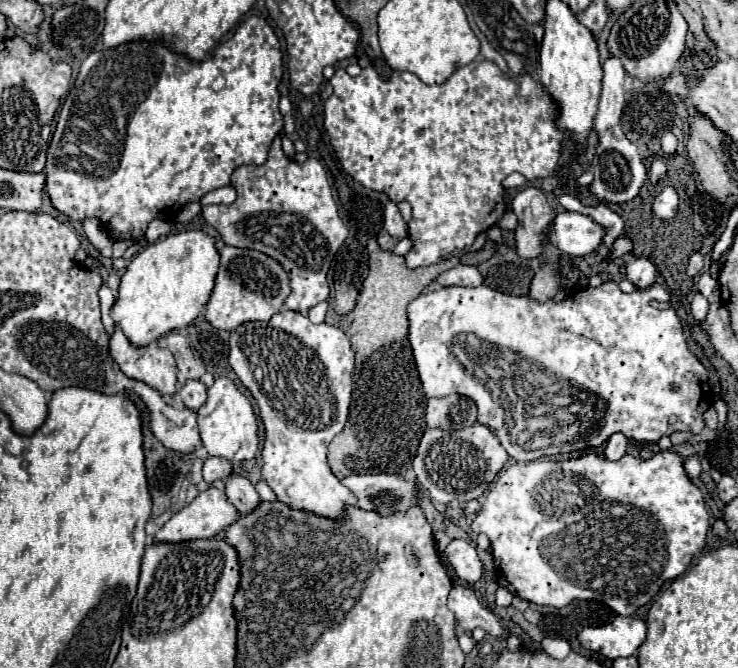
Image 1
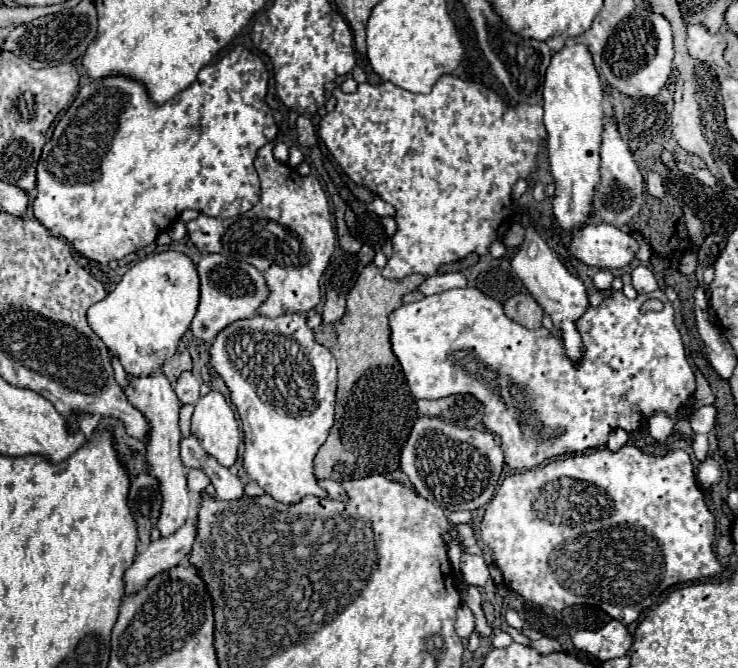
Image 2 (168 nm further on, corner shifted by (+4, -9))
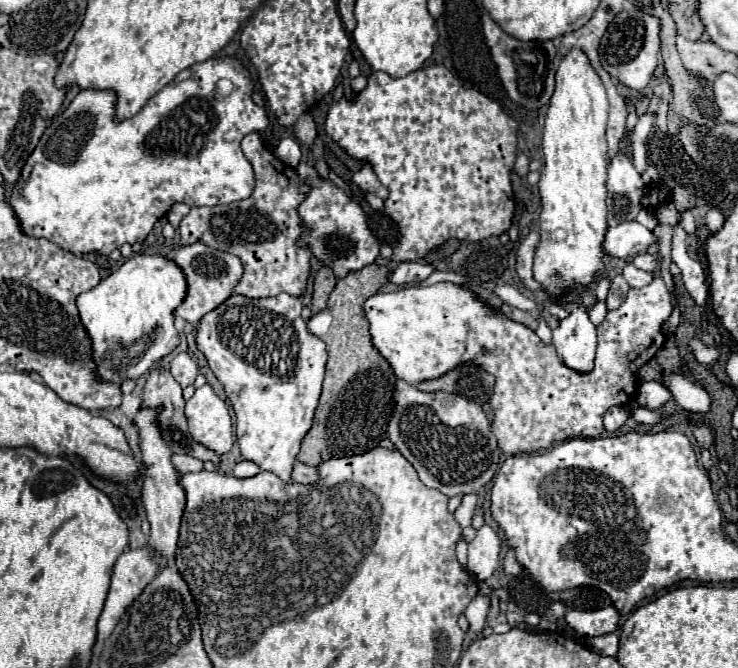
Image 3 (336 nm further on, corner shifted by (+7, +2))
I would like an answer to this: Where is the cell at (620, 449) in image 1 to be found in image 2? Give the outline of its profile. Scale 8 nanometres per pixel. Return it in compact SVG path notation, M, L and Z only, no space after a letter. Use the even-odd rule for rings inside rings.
M617 428L617 430L613 430L613 432L609 434L609 442L607 442L607 448L609 448L611 452L617 452L617 450L621 450L621 448L627 444L627 440L629 440L629 434L627 434L625 430Z

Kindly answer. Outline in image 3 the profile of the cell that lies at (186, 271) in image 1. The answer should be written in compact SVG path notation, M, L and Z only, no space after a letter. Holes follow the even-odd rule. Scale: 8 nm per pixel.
M134 255L94 289L76 299L86 333L92 339L92 353L98 379L122 385L126 379L140 379L156 361L178 347L174 309L186 297L186 279L178 265L160 255Z

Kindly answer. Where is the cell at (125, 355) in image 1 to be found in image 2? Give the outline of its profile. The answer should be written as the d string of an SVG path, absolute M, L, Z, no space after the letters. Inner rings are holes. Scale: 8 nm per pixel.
M153 372L149 376L127 376L129 384L125 386L125 394L129 402L139 408L145 418L151 424L151 432L147 436L147 462L151 466L151 474L161 482L161 494L163 494L163 506L161 516L157 522L157 528L161 530L161 536L173 534L183 522L187 520L189 510L189 488L187 488L187 474L183 470L183 462L179 458L179 398L173 392L167 376L163 372Z

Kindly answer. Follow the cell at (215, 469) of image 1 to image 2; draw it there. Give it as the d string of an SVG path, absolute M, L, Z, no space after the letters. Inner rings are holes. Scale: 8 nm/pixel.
M189 470L187 486L189 486L189 490L191 490L191 492L201 494L201 492L209 486L209 478L207 478L207 476L205 476L205 472L201 472L201 470Z

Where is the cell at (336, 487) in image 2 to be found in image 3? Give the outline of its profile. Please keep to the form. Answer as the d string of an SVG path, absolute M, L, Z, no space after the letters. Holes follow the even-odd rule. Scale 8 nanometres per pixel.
M300 461L294 463L294 469L292 469L292 481L296 483L302 483L302 485L308 485L308 483L314 483L318 479L318 471L316 467L308 467Z

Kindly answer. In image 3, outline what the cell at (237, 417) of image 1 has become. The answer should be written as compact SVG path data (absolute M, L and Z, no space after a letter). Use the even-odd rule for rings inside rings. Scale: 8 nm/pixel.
M210 385L196 389L186 401L188 429L200 445L222 455L232 449L232 419L226 403L212 391Z

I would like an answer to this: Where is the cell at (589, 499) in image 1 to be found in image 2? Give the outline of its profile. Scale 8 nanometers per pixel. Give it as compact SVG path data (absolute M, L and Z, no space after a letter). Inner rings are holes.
M627 444L619 452L609 452L607 448L597 448L589 454L579 454L579 456L571 456L565 460L555 460L555 462L543 464L539 468L531 468L525 472L515 472L503 480L503 484L499 486L493 500L487 504L483 522L479 526L479 538L493 550L493 558L495 558L497 568L503 574L503 582L513 592L517 592L523 600L527 600L535 606L547 606L553 610L563 610L573 604L597 606L603 612L607 612L611 618L623 622L625 626L635 622L643 610L657 604L661 594L665 590L669 590L671 586L681 584L681 582L685 584L691 580L711 578L721 572L721 564L717 562L715 552L713 552L715 518L705 504L703 492L695 484L695 472L691 466L691 458L683 450L667 452L665 456L647 456L639 448Z

